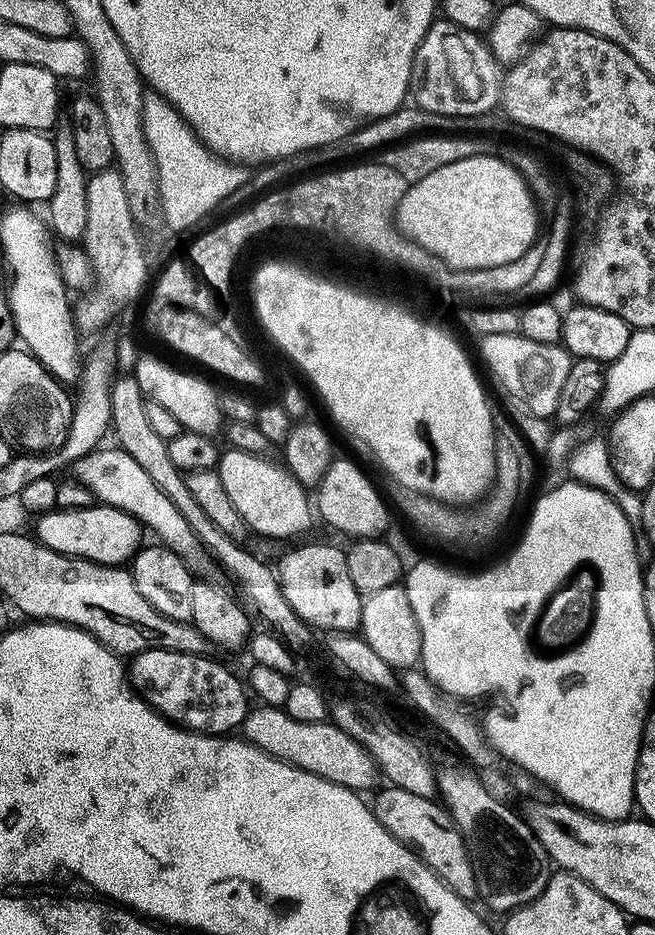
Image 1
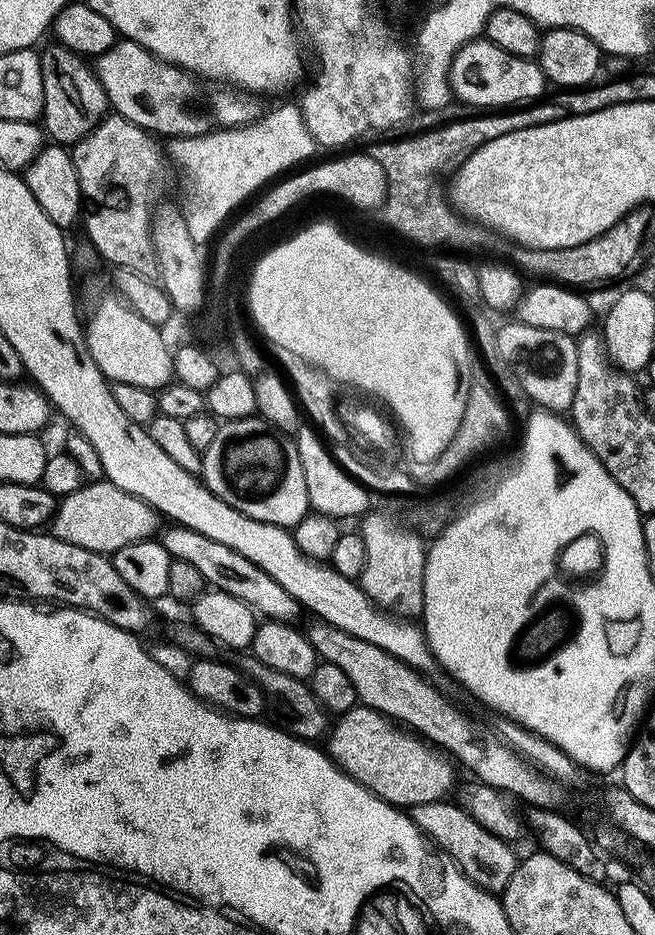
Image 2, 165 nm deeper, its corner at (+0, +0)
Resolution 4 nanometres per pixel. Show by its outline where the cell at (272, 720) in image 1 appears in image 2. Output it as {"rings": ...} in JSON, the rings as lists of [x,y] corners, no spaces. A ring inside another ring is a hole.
{"rings":[[[357,706],[339,717],[340,720],[331,725],[326,737],[326,751],[332,761],[349,776],[357,780],[364,788],[368,788],[379,800],[385,800],[401,810],[411,810],[417,804],[429,804],[435,800],[443,800],[452,788],[453,761],[441,749],[429,741],[397,726],[387,716],[375,712],[372,708]]]}

